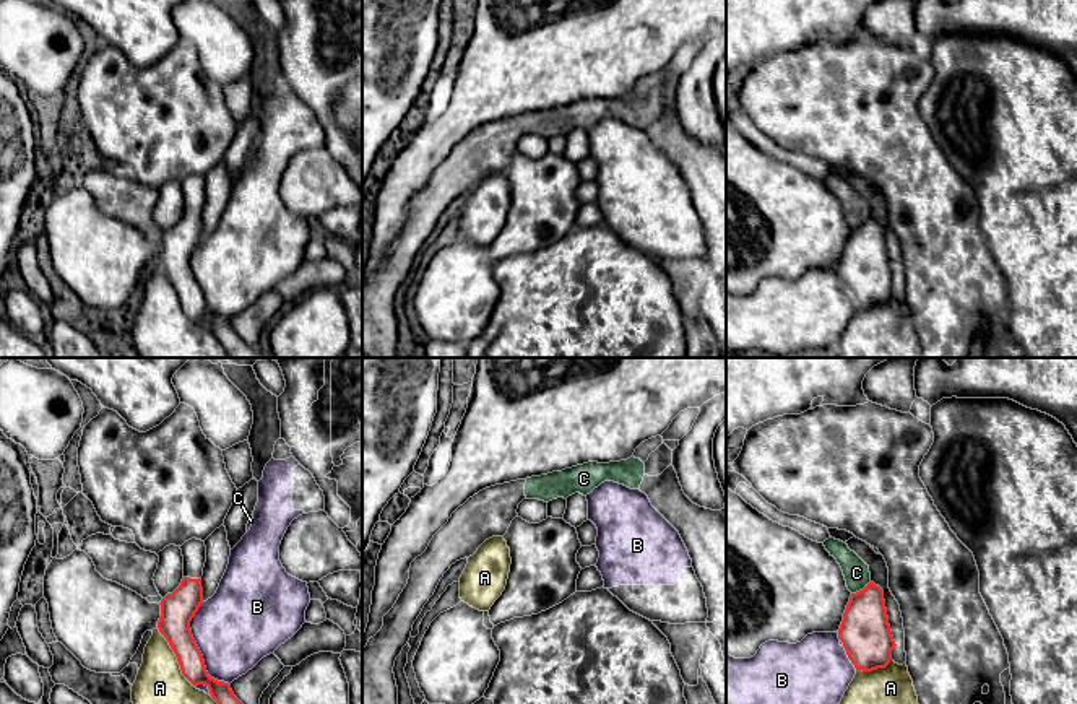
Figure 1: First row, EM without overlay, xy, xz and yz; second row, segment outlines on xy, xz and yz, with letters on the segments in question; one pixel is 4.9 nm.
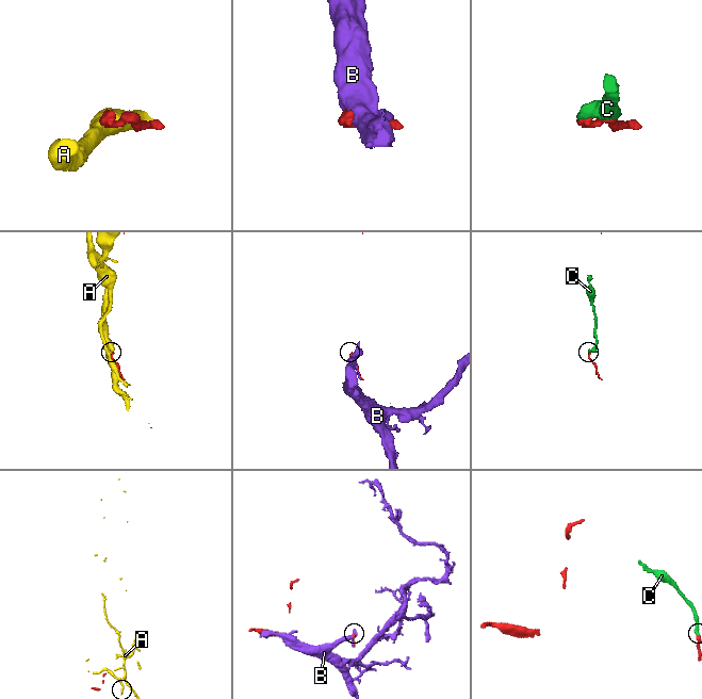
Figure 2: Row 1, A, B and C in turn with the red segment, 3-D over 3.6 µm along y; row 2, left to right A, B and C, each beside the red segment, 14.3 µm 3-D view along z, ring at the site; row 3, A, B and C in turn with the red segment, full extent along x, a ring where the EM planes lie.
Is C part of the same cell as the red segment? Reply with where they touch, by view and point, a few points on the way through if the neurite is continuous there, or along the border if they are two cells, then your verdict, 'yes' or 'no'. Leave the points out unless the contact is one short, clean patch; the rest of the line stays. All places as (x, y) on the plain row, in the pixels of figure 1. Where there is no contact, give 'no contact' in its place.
meets red in yz at (860, 226); border along yz (869, 217), (852, 230); no

